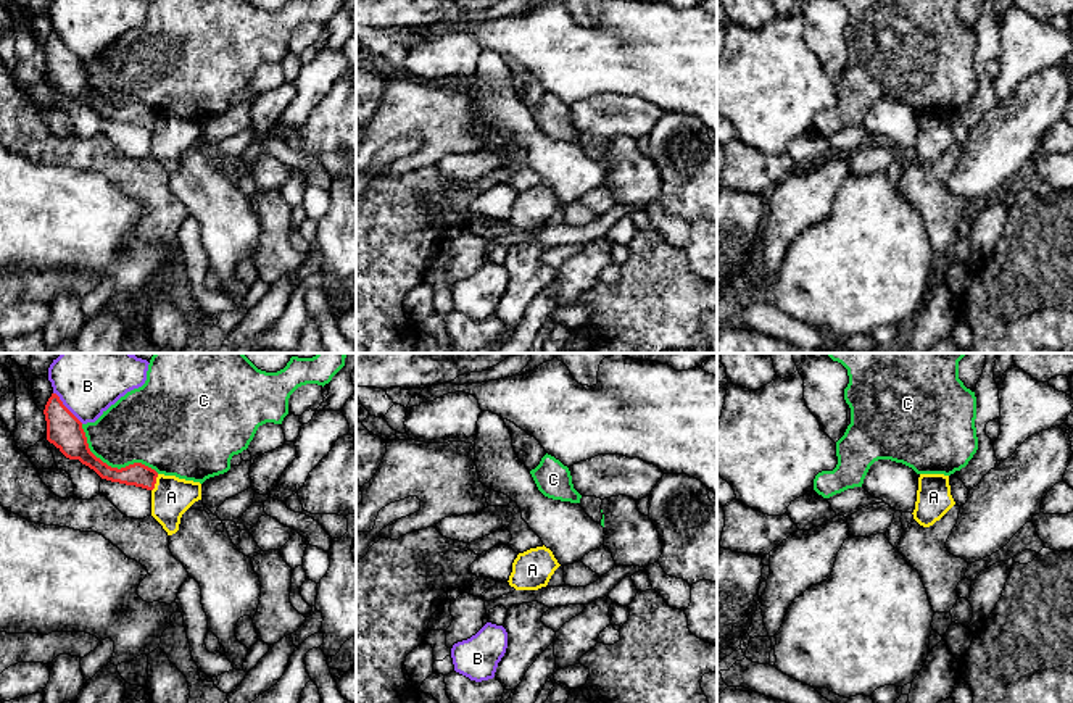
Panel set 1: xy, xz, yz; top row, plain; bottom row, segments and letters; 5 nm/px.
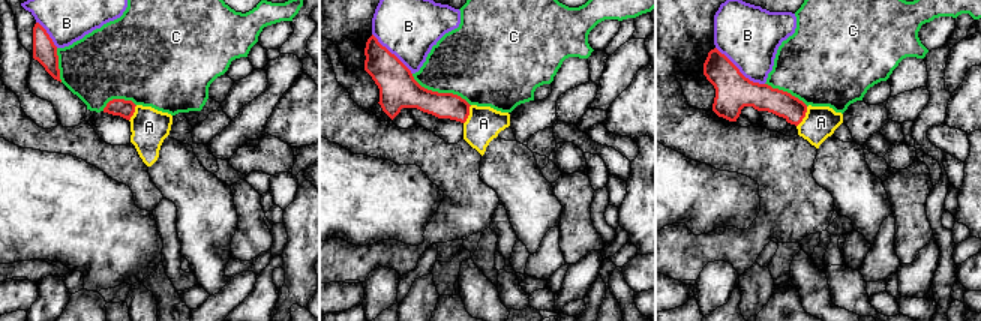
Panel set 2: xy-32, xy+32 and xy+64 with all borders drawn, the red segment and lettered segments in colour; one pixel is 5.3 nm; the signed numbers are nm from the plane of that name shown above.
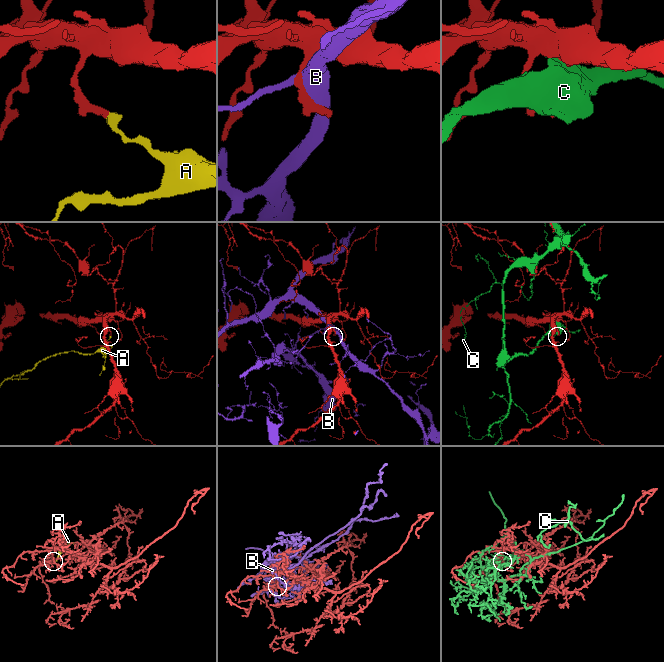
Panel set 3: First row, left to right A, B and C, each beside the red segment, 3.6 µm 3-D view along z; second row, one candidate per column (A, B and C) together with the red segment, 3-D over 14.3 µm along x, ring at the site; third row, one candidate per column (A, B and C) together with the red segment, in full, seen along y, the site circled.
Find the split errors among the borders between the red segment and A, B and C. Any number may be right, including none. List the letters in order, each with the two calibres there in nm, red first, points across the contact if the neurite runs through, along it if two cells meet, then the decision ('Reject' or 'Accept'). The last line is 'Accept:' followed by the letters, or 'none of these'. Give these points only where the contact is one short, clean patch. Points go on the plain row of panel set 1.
A: Thickness 120 nm (red) against 200 nm. Boundary: xy (158, 113), (152, 129). Reject
B: Thickness 180 nm (red) against 280 nm. Reject
C: Thickness 160 nm (red) against 360 nm. Reject
Accept: none of these

